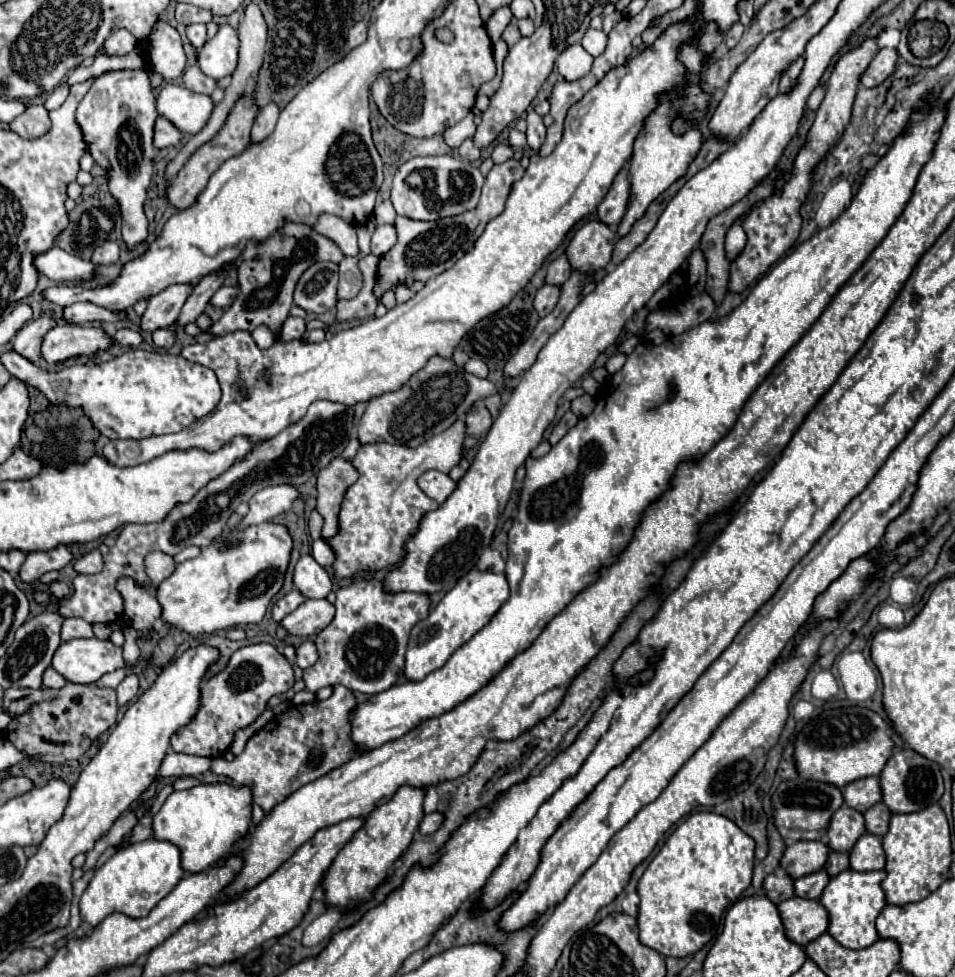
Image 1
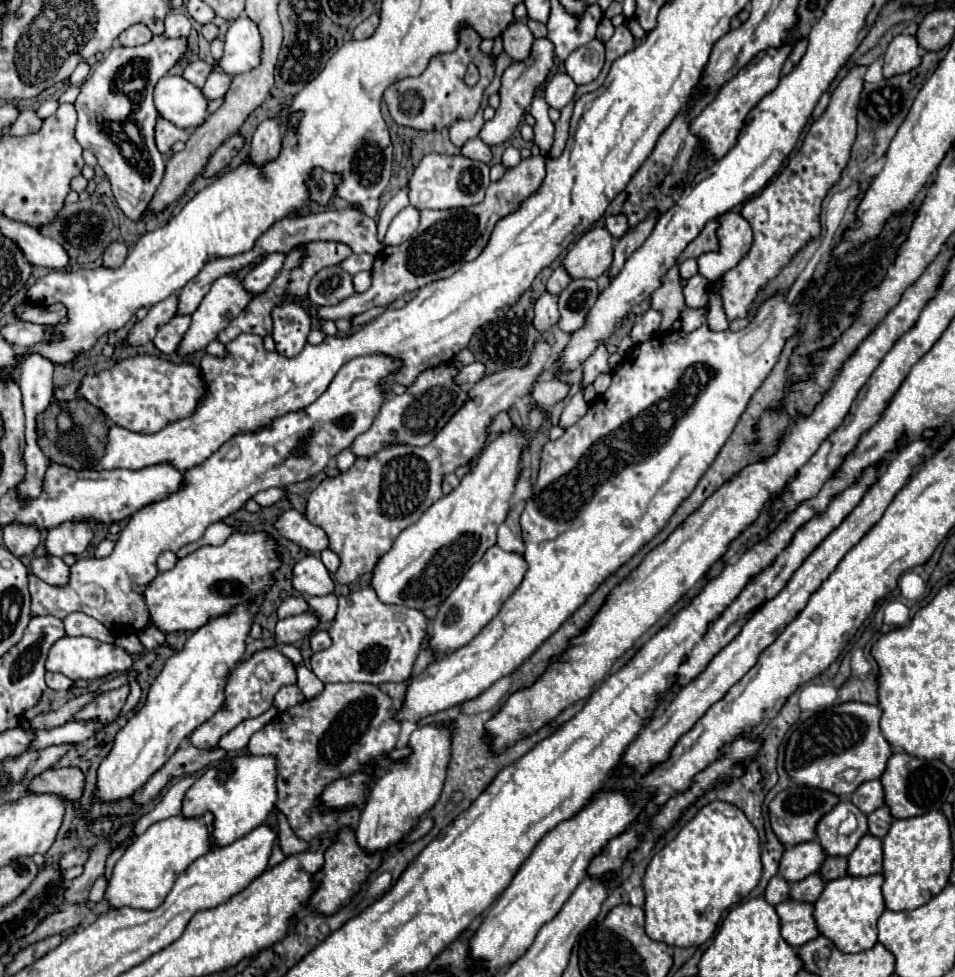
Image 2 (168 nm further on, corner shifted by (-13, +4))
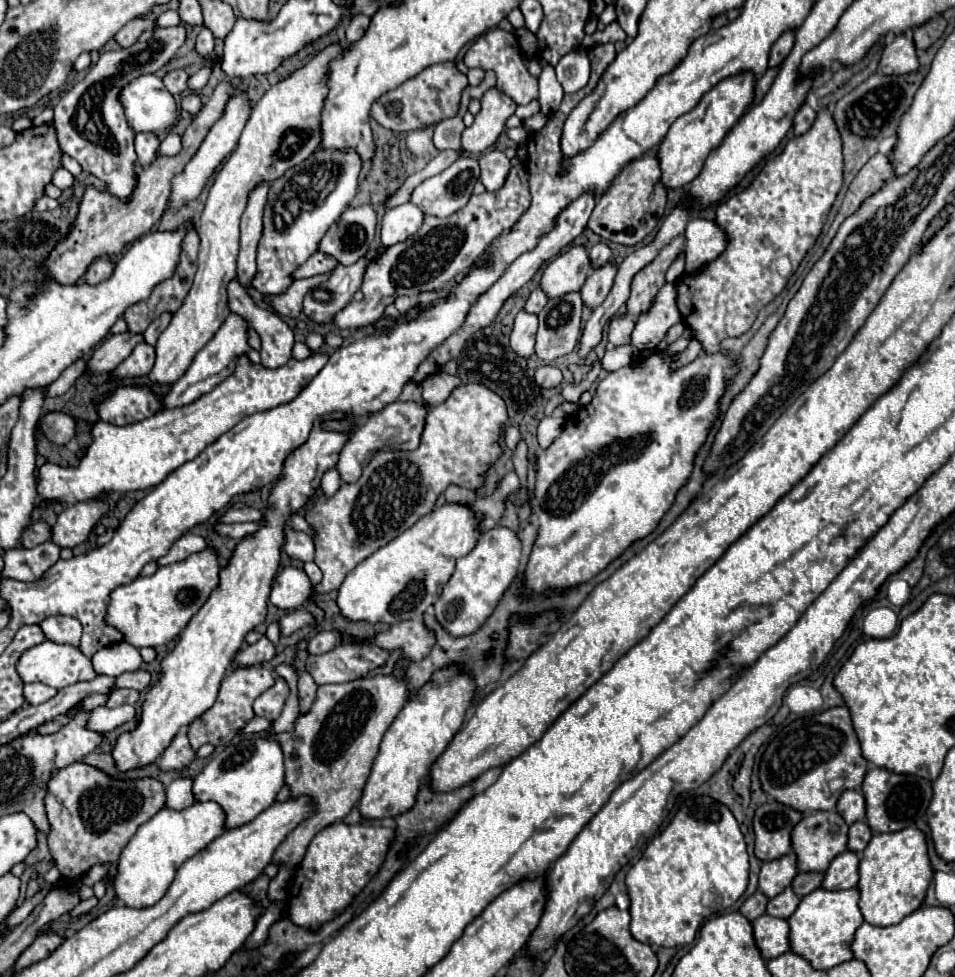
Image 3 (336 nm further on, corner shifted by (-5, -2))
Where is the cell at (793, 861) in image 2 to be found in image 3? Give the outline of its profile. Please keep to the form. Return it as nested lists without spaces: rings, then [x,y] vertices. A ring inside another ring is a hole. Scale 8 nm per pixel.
[[[786,854],[776,860],[764,862],[760,870],[760,880],[758,888],[764,892],[768,898],[778,896],[784,888],[792,884],[792,880],[798,874],[798,864],[796,864],[796,854]]]

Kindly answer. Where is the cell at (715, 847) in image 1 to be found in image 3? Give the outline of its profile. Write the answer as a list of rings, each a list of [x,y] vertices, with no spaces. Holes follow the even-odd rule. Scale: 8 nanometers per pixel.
[[[710,796],[684,800],[678,814],[668,824],[668,828],[646,846],[642,858],[630,868],[626,876],[626,886],[630,896],[632,936],[642,944],[658,948],[674,948],[694,942],[698,930],[710,916],[726,910],[746,892],[748,870],[750,864],[748,864],[746,842],[732,812]]]

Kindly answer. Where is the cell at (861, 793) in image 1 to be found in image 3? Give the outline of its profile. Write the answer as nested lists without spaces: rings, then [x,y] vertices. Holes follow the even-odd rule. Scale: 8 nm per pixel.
[[[844,790],[838,798],[836,810],[842,814],[846,824],[854,824],[866,818],[866,800],[860,790]]]

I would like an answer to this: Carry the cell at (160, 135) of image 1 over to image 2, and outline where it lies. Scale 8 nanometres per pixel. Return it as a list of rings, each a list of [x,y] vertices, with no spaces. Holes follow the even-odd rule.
[[[158,118],[156,120],[156,134],[154,134],[154,140],[156,140],[156,146],[162,154],[170,152],[170,146],[178,140],[186,140],[188,138],[188,132],[182,130],[182,128],[176,128],[172,126],[170,122],[164,122],[164,118]]]

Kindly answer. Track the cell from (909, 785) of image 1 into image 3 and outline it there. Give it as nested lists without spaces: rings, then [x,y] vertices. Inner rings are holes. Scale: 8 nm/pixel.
[[[886,768],[868,770],[862,782],[866,798],[866,822],[874,832],[896,832],[914,824],[914,812],[926,812],[932,802],[932,782],[920,776],[900,776]]]

